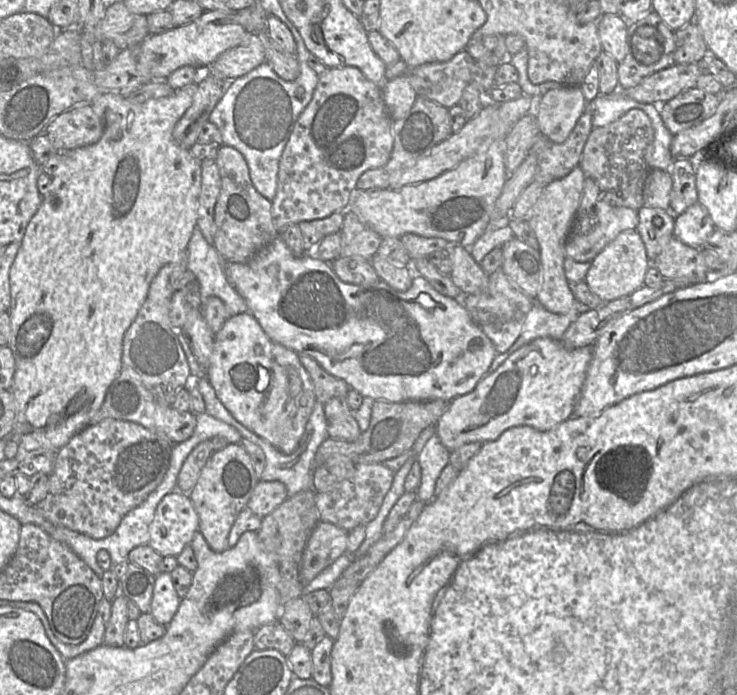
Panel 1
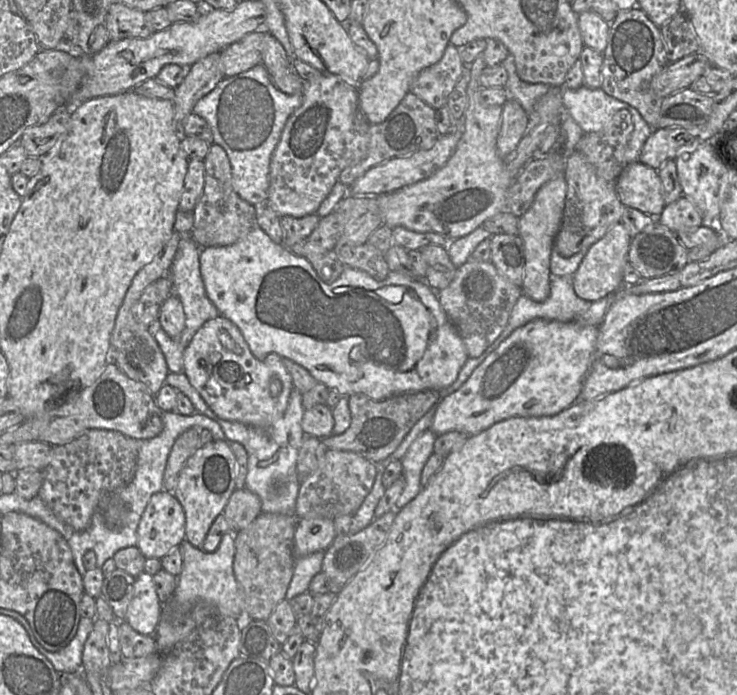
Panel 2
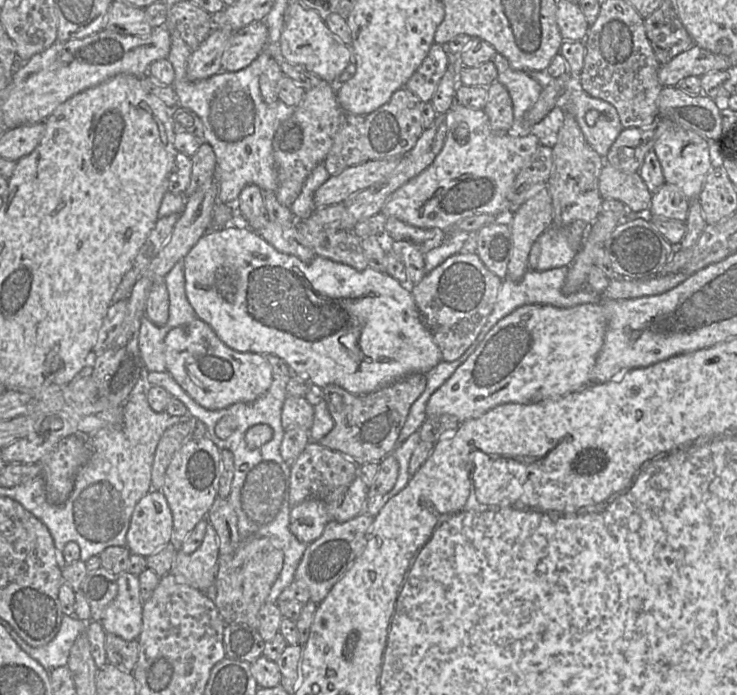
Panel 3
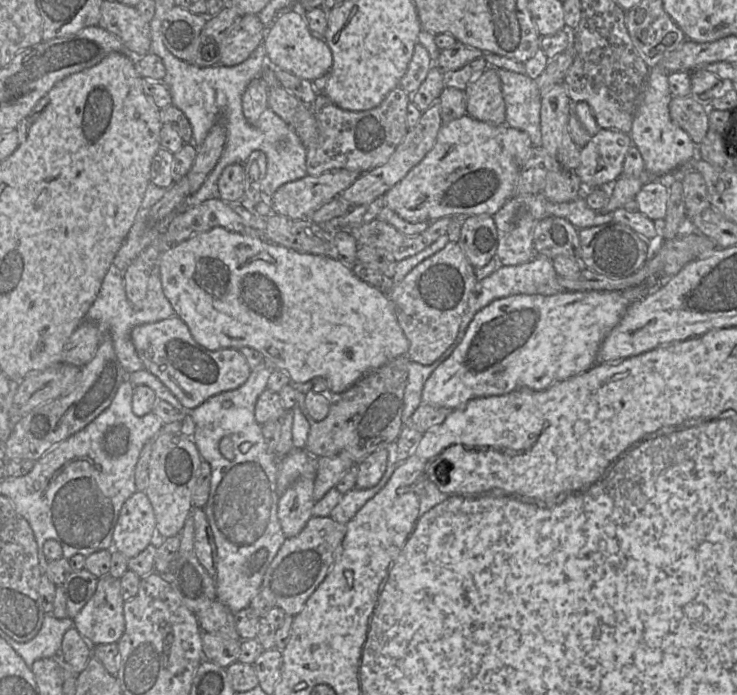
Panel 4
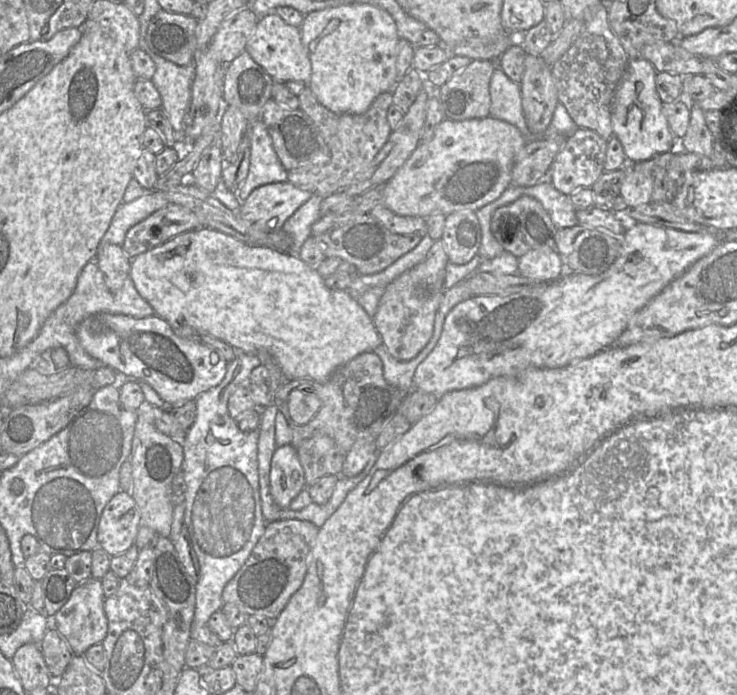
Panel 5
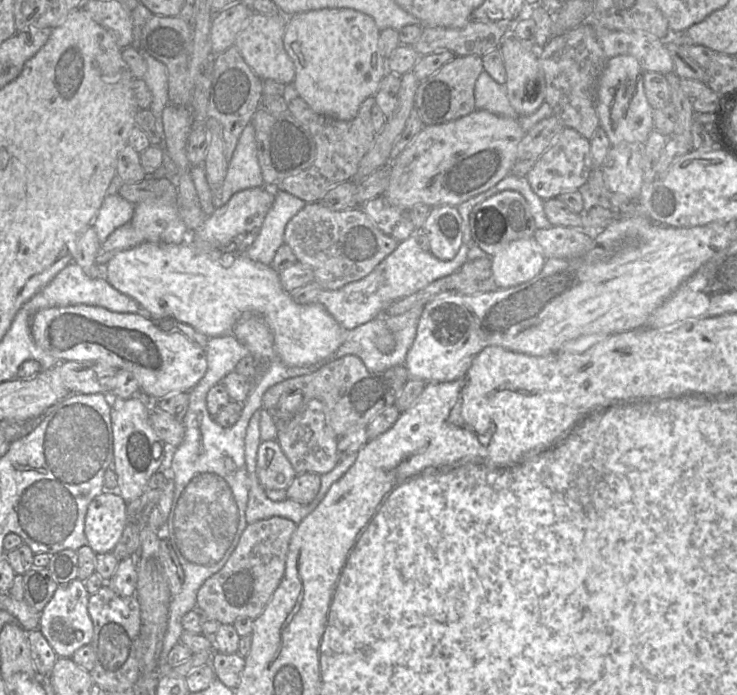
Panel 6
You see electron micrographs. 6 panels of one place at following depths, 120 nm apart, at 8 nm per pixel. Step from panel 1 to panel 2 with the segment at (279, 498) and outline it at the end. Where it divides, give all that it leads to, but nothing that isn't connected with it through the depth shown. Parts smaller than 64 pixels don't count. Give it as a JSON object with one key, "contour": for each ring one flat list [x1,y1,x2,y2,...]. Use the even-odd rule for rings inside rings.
{"contour":[[237,489,222,513,234,534,248,527,262,512,260,497,246,489]]}

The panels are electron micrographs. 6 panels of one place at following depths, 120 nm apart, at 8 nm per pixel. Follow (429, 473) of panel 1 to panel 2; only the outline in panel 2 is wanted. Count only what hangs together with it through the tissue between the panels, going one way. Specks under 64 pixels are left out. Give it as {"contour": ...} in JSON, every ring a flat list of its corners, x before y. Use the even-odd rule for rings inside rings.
{"contour":[[432,431,423,432,413,441,402,458,405,485,396,503,398,509,412,501,422,490,421,474,427,460,434,453,435,438]]}

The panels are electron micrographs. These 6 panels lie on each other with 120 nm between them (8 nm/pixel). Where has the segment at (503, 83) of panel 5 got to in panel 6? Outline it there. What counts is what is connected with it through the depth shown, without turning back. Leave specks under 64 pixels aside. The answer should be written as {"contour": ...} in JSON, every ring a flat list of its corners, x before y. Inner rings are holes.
{"contour":[[485,71,476,80,474,98,476,109,516,120,519,118,518,113,509,102,505,85,497,83]]}

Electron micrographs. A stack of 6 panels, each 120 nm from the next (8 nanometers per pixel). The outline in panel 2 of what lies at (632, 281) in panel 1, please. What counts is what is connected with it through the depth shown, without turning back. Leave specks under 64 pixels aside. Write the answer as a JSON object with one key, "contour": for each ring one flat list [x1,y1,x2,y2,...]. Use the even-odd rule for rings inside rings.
{"contour":[[617,223,589,247,572,276,573,290,579,298,594,303,612,297,612,294,623,287,624,268,627,265,630,240,631,236,627,229,621,223]]}

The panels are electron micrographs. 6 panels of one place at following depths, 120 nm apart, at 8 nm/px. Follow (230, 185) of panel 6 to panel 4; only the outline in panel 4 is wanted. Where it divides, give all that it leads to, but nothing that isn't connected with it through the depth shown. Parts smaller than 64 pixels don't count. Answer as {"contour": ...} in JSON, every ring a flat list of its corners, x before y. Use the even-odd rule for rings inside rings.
{"contour":[[269,108,261,114,255,127,264,134,264,142,260,150,266,155,267,168,260,189,269,200,282,185,307,176,306,149,292,128]]}

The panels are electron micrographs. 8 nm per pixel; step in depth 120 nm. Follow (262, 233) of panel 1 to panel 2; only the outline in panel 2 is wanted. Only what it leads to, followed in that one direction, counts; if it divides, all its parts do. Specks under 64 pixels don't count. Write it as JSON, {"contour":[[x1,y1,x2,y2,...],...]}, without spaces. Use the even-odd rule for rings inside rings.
{"contour":[[210,144,205,164,205,183,203,193,193,210,193,228,191,236,201,247,229,246,243,238,256,226,255,205,243,200,233,188,232,169,225,150]]}

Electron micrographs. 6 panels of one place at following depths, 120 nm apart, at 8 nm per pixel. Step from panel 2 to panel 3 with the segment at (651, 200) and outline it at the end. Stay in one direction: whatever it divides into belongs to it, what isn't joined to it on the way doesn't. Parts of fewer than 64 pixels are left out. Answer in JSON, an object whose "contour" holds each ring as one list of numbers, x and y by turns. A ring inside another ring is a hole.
{"contour":[[604,165,598,186,603,199,618,200,633,214,650,217,652,192,638,173,625,173]]}

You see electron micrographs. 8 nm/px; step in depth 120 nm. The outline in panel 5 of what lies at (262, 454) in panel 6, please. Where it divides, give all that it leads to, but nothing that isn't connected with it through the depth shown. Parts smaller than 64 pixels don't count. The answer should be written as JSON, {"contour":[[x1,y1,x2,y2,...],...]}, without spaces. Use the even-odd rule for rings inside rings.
{"contour":[[293,445,277,446,271,459,269,485,281,508,290,508,296,496,306,489,304,470]]}

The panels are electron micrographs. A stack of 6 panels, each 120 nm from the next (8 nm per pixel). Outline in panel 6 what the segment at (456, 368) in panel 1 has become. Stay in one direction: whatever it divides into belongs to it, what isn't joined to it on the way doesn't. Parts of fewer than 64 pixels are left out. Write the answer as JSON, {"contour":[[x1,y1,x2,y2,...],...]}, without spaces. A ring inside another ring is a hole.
{"contour":[[190,234,188,235,187,240,182,242,181,244,144,242,139,246,135,246,131,249,117,252,103,266,103,278,107,282,109,282,116,290,134,299,140,306,141,310,144,311,144,313,150,316,152,319,161,320,165,318,171,318,193,327,195,330,208,336,209,338,232,334,232,329,241,315,245,313,256,313,262,316,265,320,270,331,272,332,276,352,283,363,288,366,303,367,322,363,330,358,343,343,343,334,345,328,340,326,340,324,327,312,327,310,323,306,319,304,299,304,295,302,290,296,290,293,285,291,282,287,279,273,271,268,270,265,265,265,263,263,253,261,244,253,234,253,216,247,198,244,190,237]]}

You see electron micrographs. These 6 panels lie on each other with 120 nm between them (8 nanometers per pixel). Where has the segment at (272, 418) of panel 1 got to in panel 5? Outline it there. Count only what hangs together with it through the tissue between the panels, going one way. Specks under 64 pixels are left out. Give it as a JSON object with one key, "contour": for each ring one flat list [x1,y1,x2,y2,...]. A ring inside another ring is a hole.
{"contour":[[98,313,85,318,75,330,79,343,92,358,123,377,144,381,169,404,195,398,219,385,227,372,228,361,217,350,201,342,178,336,163,318,146,318]]}

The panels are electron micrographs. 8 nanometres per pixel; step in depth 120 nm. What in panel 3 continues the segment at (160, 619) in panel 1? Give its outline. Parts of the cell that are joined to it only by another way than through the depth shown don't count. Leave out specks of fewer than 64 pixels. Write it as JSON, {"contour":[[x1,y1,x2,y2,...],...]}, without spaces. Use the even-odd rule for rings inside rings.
{"contour":[[131,574,118,575,117,579,118,586,115,597,105,611,101,622,88,624,99,624,102,626,108,638,116,637,136,641,142,628,141,614,143,607,143,600,139,592,138,579,136,575]]}

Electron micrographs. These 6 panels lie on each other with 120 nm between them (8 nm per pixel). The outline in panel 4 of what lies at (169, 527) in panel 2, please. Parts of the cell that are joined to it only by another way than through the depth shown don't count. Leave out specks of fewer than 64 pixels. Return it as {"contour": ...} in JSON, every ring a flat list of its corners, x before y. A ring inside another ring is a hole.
{"contour":[[136,492,123,504,113,532,113,548,128,559,157,539,152,504,145,492]]}

